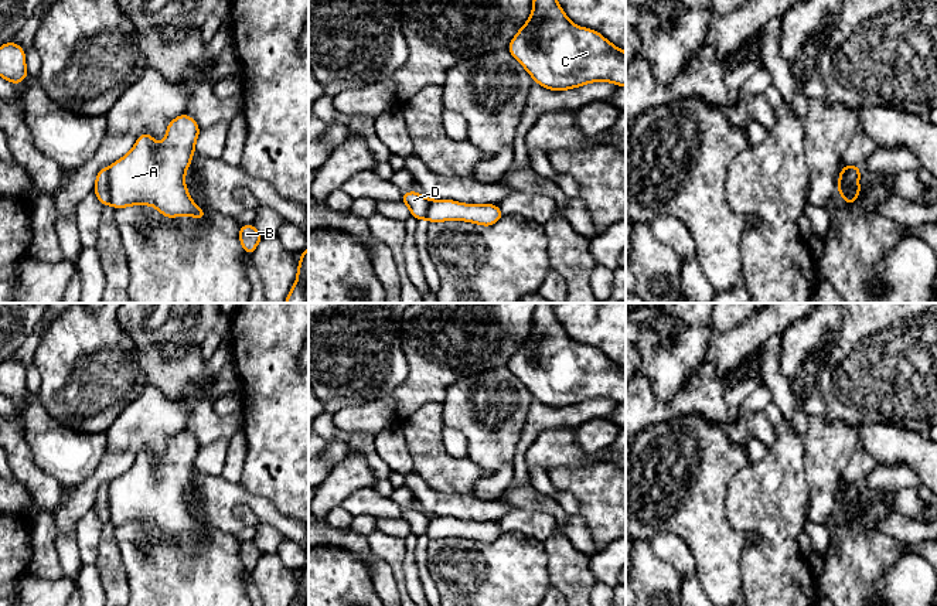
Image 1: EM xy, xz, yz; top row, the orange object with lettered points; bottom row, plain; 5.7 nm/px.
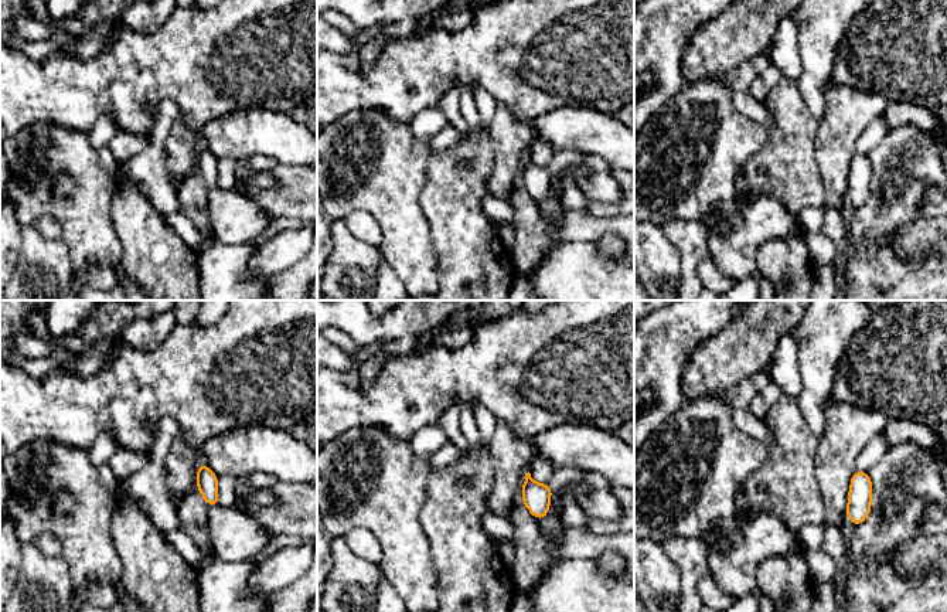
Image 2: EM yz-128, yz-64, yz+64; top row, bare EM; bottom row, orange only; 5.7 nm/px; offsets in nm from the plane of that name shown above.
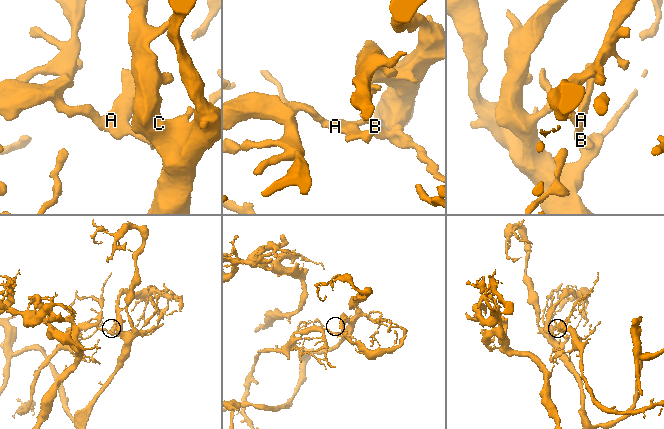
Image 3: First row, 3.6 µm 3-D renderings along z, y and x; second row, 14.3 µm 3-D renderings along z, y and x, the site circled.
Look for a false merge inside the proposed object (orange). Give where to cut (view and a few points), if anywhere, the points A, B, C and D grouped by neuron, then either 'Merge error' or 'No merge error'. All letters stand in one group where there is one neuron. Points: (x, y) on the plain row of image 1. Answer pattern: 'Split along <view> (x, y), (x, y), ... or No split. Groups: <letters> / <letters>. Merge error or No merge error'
Split along xy (108, 487), (112, 520). Groups: A B C / D. Merge error

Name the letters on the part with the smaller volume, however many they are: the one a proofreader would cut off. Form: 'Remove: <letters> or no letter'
Remove: D

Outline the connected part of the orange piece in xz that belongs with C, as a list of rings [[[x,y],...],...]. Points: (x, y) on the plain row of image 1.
[[[553,303],[536,304],[532,331],[507,365],[534,399],[549,408],[561,409],[600,398],[626,404],[626,370],[600,350],[572,340],[555,314]]]

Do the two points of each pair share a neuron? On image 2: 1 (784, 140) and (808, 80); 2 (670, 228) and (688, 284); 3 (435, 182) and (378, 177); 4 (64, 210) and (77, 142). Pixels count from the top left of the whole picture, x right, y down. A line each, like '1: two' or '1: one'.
1: two
2: one
3: two
4: one

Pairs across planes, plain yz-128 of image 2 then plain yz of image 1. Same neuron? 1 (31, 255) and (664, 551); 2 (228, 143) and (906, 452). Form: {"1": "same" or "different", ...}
{"1": "different", "2": "same"}

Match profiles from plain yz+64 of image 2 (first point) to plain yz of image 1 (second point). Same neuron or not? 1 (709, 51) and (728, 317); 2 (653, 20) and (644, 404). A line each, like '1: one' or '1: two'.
1: two
2: two

